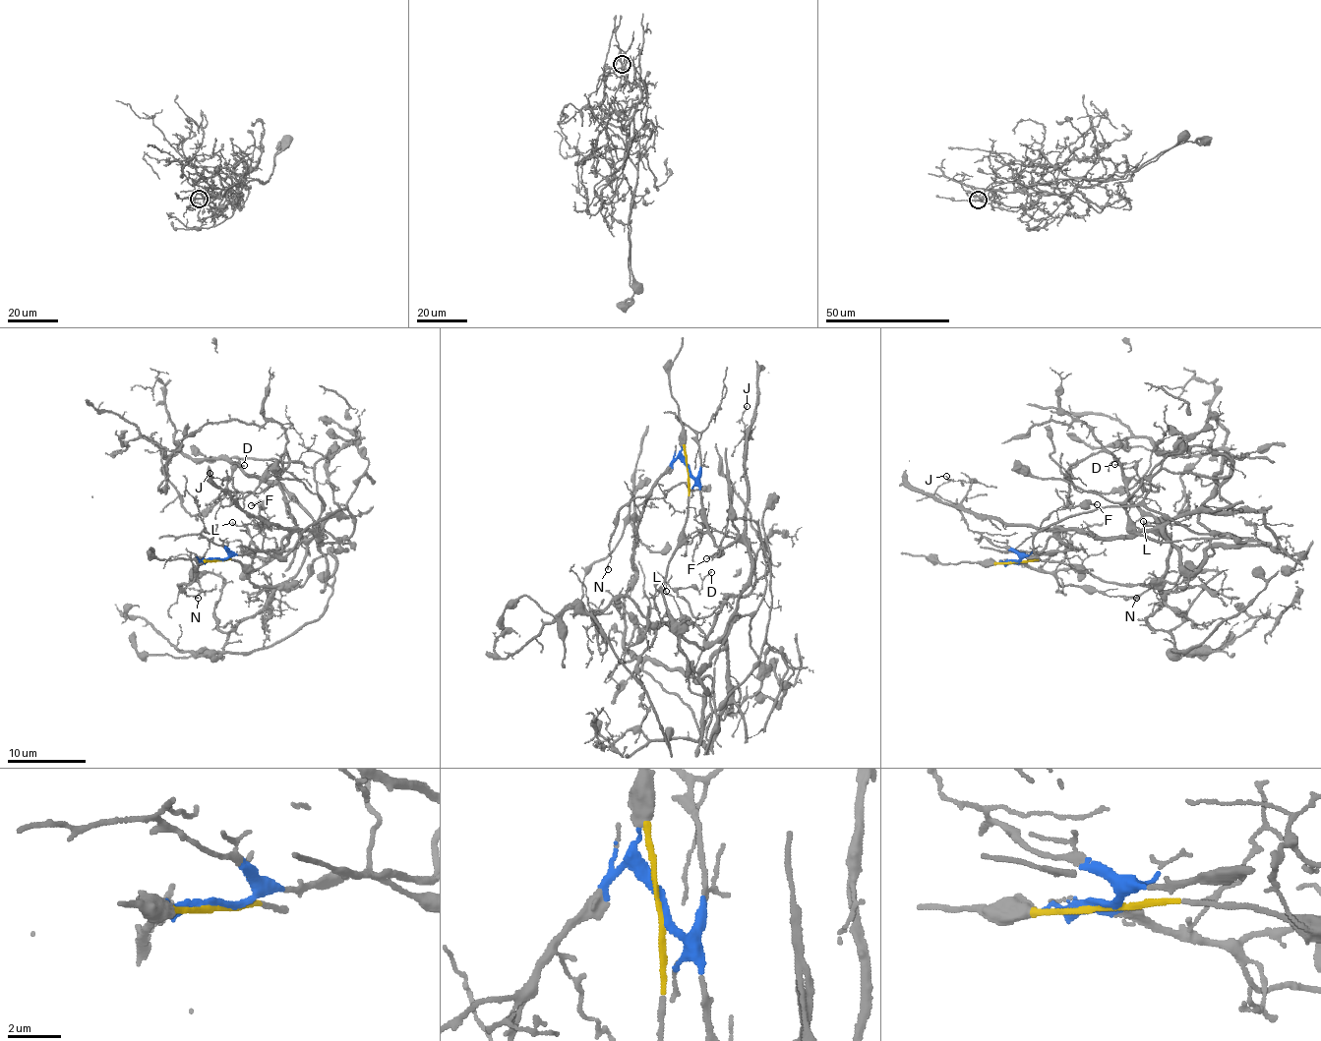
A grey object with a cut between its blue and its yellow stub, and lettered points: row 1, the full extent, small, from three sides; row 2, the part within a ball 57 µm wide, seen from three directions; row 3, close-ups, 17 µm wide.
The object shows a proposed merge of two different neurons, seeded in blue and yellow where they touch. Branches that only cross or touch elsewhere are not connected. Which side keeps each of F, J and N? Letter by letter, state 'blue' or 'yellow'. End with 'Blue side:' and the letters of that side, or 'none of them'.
F: blue
J: blue
N: blue
Blue side: F, J, N

